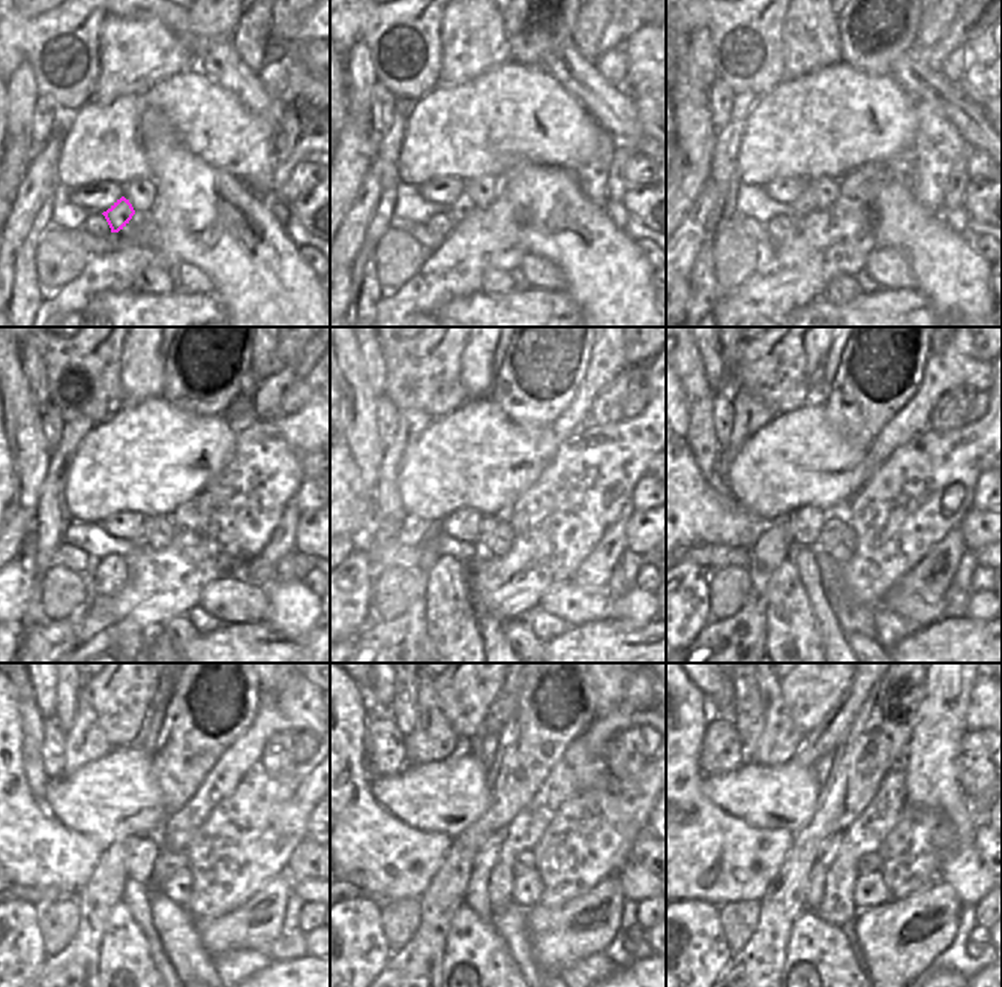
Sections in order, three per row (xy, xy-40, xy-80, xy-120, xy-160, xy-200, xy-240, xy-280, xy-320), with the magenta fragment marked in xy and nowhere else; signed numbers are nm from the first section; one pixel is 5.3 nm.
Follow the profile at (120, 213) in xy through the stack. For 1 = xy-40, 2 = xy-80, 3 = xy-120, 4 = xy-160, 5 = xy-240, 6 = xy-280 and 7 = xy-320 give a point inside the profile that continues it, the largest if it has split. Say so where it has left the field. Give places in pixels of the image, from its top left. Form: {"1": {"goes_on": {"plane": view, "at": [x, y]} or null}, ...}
{"1": {"goes_on": {"plane": "xy-40", "at": [464, 207]}}, "2": {"goes_on": {"plane": "xy-80", "at": [806, 203]}}, "3": {"goes_on": {"plane": "xy-120", "at": [140, 540]}}, "4": {"goes_on": {"plane": "xy-160", "at": [486, 525]}}, "5": {"goes_on": {"plane": "xy-240", "at": [165, 864]}}, "6": {"goes_on": {"plane": "xy-280", "at": [525, 863]}}, "7": {"goes_on": {"plane": "xy-320", "at": [869, 863]}}}

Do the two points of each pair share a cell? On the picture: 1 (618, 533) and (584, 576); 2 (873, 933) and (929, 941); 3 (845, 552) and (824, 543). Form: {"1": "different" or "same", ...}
{"1": "same", "2": "same", "3": "different"}

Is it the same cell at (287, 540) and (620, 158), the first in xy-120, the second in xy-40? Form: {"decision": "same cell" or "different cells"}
{"decision": "same cell"}

